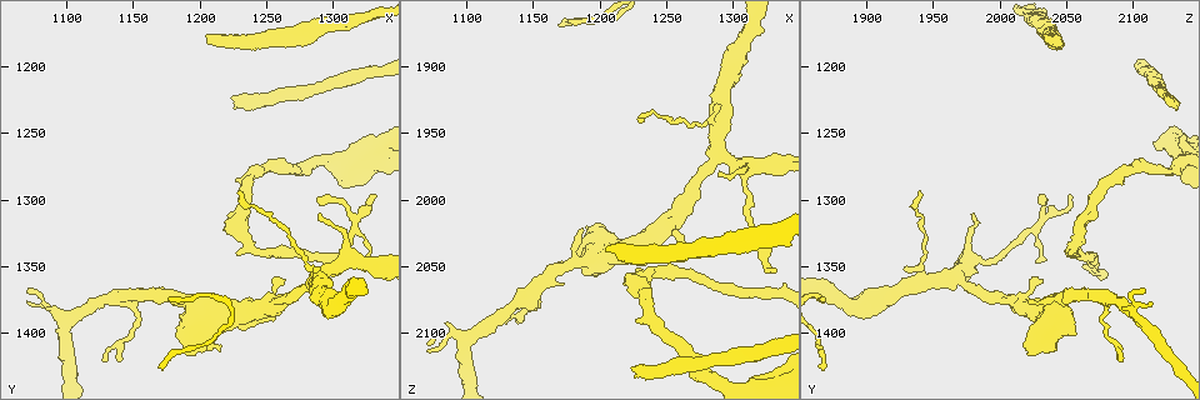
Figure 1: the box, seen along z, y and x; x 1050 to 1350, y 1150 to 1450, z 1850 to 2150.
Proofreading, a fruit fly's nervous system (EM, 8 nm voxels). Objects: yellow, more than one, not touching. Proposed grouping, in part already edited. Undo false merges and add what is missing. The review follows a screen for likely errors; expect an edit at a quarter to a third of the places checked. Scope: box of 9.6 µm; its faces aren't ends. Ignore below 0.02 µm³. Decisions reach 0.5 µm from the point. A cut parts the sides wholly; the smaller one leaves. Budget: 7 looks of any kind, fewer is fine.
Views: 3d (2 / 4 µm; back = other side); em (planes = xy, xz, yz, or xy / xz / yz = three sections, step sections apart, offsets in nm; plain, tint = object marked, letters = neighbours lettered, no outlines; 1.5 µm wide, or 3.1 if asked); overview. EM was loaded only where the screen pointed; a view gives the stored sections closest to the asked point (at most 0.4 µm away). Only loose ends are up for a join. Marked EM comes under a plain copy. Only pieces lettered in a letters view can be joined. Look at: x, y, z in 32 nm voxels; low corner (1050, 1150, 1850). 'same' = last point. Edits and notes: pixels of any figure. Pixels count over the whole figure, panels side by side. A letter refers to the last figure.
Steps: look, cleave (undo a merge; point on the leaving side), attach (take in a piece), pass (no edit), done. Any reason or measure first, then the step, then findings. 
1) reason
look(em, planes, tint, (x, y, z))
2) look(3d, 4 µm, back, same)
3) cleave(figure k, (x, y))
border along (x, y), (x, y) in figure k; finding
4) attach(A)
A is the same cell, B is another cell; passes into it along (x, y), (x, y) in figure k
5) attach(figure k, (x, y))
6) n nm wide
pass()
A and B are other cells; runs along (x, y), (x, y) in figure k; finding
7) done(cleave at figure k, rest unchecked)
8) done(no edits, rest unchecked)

free end
look(3d, 4 µm, (1264, 1362, 2032))

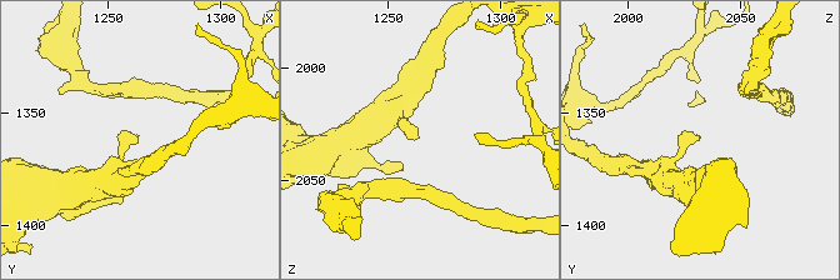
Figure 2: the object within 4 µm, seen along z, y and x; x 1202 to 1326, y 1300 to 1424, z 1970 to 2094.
look(em, planes, letters, (1263, 1360, 2032))

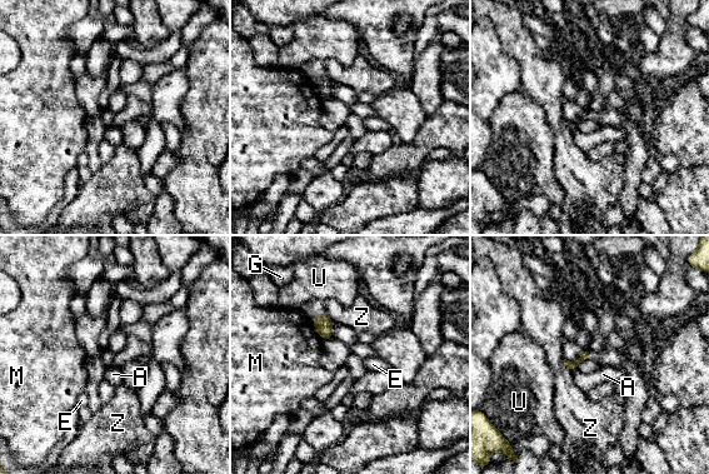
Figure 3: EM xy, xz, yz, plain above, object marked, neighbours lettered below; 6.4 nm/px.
pass()
A, E, G, M, U and Z are other cells; border along (588, 357), (577, 369) in figure 3; none of them fits

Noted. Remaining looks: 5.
thin end
look(em, planes, letters, (1332, 1296, 2052))

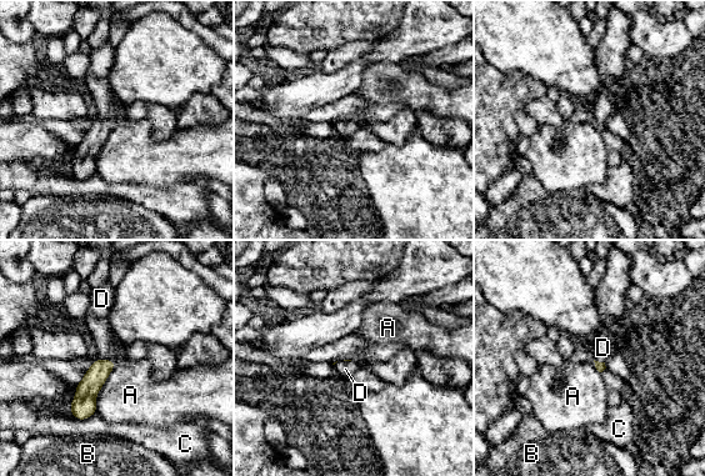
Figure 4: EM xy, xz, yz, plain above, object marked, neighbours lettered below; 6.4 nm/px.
attach(D)
D is the same cell, A, B and C are other cells; passes into it along (96, 375), (105, 360), (108, 347) in figure 4; the neuron continues

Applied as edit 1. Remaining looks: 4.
tapers out
look(em, planes, letters, (1186, 1374, 2022))

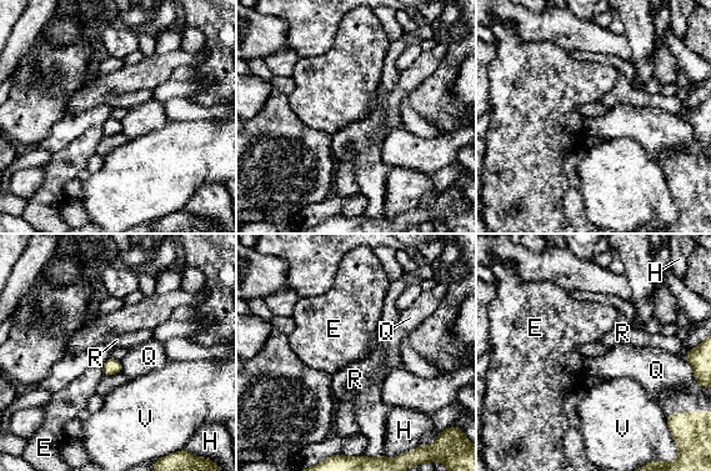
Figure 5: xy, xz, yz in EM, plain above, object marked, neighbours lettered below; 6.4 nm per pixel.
110 nm wide
pass()
E, H, Q, R and V are other cells; none of them fits

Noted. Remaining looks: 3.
done(attach at figure 4, rest unchecked)

